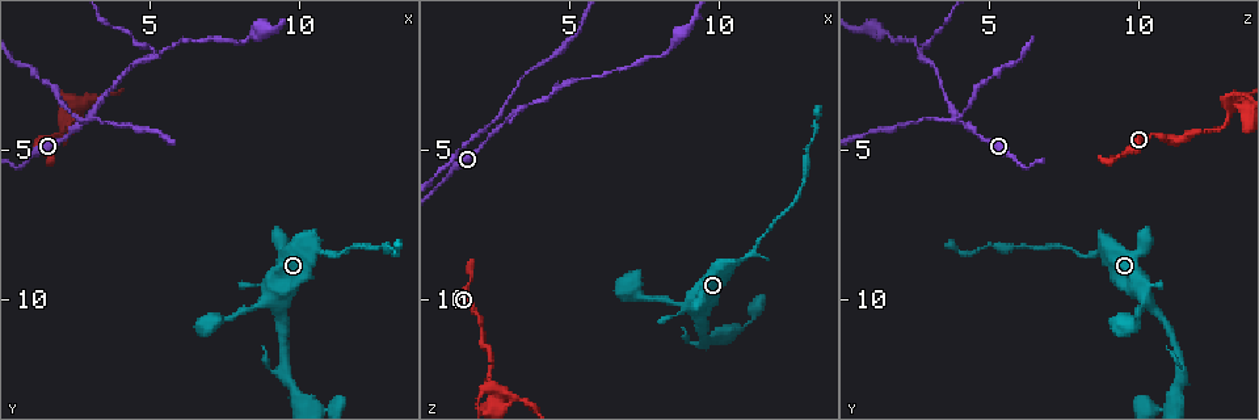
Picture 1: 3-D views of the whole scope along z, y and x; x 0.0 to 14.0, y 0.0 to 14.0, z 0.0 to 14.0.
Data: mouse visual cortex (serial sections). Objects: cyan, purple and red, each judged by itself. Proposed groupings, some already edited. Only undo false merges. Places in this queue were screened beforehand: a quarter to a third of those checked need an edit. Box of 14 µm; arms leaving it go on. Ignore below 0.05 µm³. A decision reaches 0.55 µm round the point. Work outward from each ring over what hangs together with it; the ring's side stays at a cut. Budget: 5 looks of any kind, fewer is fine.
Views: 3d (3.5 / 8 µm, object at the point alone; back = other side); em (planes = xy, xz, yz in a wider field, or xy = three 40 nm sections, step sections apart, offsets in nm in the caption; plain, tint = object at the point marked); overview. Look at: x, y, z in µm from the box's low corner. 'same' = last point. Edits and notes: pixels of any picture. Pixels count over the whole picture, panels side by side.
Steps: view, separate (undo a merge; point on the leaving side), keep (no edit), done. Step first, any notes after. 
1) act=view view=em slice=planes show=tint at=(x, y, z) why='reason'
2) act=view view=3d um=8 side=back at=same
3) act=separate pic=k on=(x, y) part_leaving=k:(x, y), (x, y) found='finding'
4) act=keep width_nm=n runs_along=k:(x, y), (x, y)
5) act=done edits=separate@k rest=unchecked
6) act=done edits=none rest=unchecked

act=view view=3d um=3.5 at=(2.7, 3.6, 13.1) why='narrows sharply'

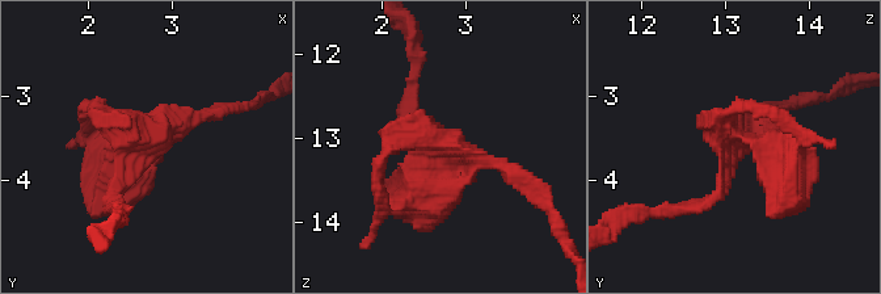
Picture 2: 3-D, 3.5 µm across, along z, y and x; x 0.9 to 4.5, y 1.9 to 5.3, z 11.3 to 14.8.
act=view view=em slice=xy step=3 show=tint at=(2.75, 3.55, 13.10)

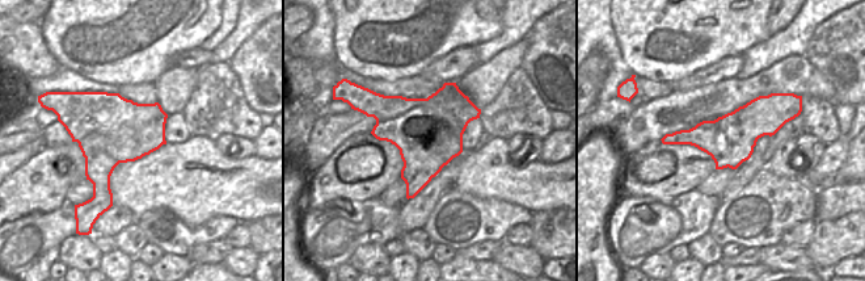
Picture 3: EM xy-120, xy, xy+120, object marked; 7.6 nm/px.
act=keep runs_along=2:(409, 113), (445, 147), (417, 197) found='one cell here'

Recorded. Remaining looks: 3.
act=view view=3d um=3.5 side=back at=(10.4, 8.4, 8.8) why='thick turns thin'

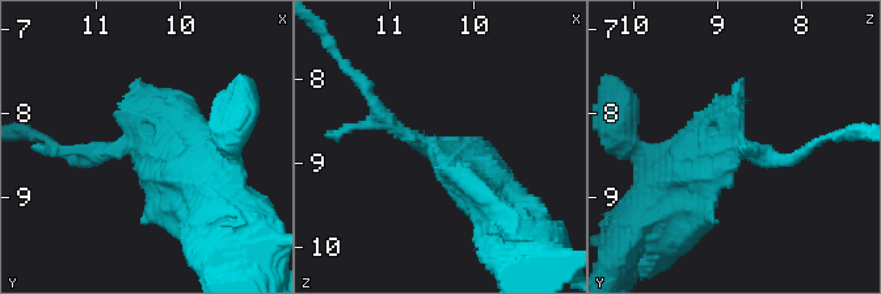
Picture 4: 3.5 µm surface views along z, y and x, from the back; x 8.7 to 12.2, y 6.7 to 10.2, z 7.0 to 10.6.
act=separate pic=4 on=(87, 156) part_leaving=4:(143, 145), (83, 160), (50, 145) found='a second cell is stuck on'

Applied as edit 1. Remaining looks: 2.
act=done edits=separate@4 rest=unchecked

